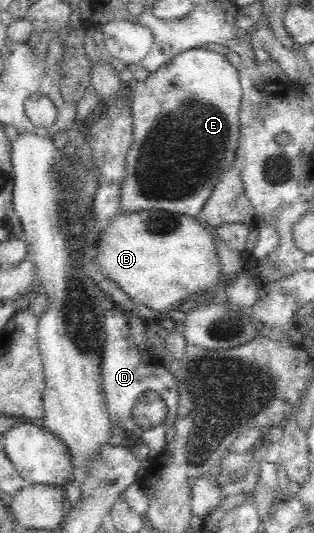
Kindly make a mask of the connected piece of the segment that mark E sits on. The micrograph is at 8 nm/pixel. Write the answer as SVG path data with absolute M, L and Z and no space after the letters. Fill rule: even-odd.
M207 48L188 49L183 53L174 55L168 62L165 62L157 71L150 73L144 81L138 81L128 89L131 97L133 135L130 149L126 156L125 175L120 181L122 188L121 210L137 211L142 209L166 210L171 213L197 218L209 196L215 190L221 177L234 165L236 152L241 143L241 133L239 124L240 108L242 104L242 87L238 69L235 68L227 58L221 53Z

